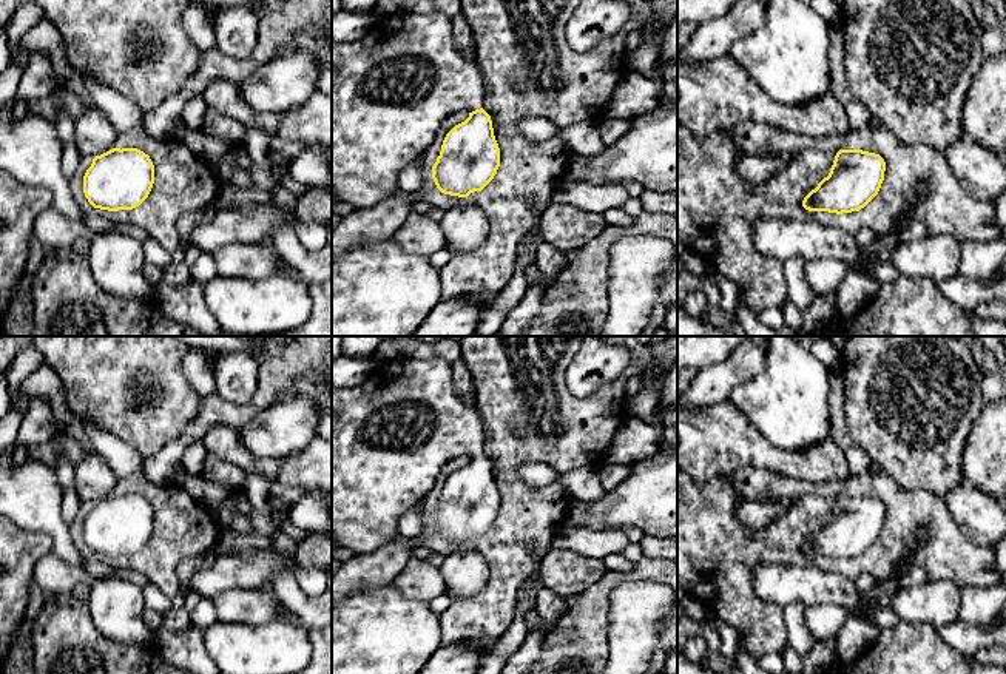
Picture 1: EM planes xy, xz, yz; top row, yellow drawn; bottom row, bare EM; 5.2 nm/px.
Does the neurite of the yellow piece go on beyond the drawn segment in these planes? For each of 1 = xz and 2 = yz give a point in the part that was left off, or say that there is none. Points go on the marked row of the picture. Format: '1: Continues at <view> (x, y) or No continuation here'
1: No continuation here
2: No continuation here

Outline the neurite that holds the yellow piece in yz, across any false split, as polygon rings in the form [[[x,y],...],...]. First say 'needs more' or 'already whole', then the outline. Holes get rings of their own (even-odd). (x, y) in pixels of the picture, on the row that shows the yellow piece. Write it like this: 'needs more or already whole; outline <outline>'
already whole; outline [[[839,150],[827,177],[802,201],[809,211],[852,213],[864,208],[879,191],[886,162],[863,150]]]

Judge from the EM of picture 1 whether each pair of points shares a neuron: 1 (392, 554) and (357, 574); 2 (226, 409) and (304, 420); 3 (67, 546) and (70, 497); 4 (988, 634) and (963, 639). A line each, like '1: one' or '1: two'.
1: one
2: two
3: two
4: one

